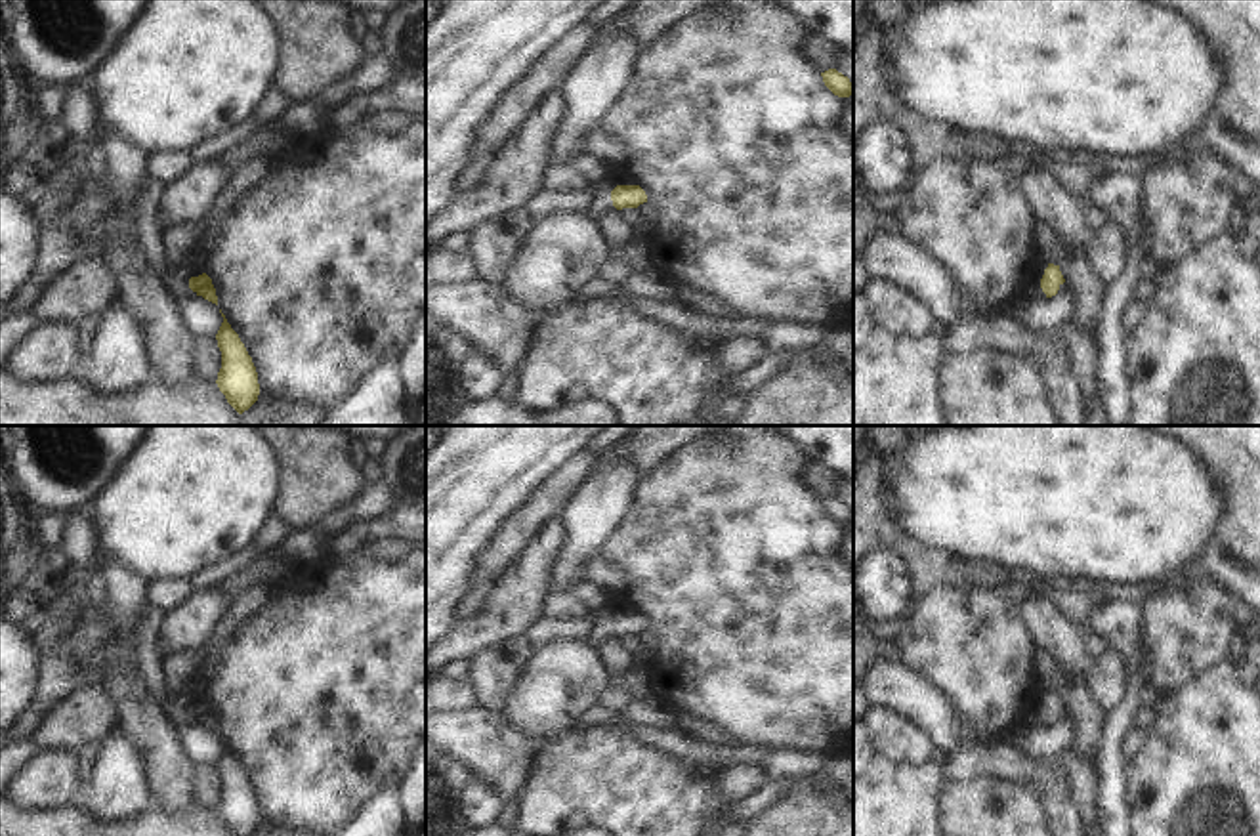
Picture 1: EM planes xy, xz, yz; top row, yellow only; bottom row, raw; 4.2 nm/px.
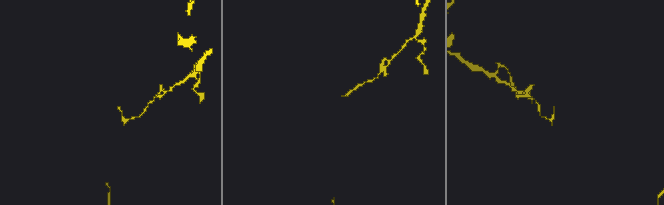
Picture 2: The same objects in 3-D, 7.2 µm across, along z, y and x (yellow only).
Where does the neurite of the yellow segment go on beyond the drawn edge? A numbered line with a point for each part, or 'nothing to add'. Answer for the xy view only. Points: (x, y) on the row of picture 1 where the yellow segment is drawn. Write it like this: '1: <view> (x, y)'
1: xy (178, 283)

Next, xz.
1: xz (602, 201)

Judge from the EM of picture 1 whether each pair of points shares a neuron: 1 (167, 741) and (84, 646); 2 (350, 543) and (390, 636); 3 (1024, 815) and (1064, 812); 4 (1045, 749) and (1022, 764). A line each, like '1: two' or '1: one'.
1: two
2: two
3: two
4: two

